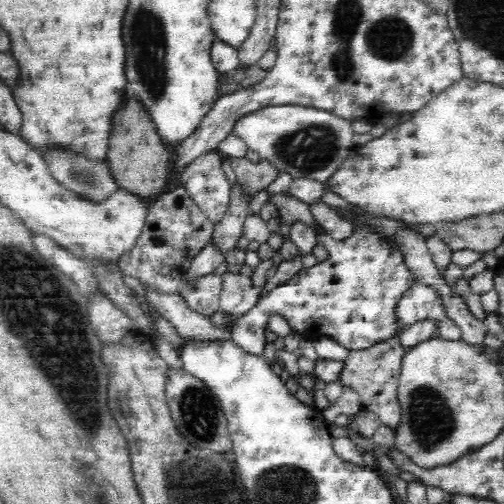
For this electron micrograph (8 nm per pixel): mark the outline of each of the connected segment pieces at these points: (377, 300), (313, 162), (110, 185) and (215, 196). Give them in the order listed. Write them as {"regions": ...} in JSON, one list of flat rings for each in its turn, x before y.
{"regions":[[[362,225,345,240,331,238,320,227,314,232,315,240,328,251,328,258,312,268,302,269,291,280,272,289,266,298,232,323,230,339,246,353,263,354,266,345,263,329,272,314,280,314,291,332,311,339,320,335,330,337,350,351,364,351,400,334,397,303,417,279,406,267,399,249]],[[278,105,261,108,244,115,234,123,232,135,243,140,252,152,257,152,262,159,266,159,274,165,279,172,290,174,291,178,311,178,318,182,326,182,337,171,342,160,356,147,352,143,351,122,342,117,334,116,334,113,326,112,319,108,308,108,298,105]],[[48,150,42,155,50,175,62,187,94,204,105,201,119,188,111,175,107,159,87,159,78,152]],[[218,152,206,153,196,157,186,168,179,174,180,184,186,194,198,208,203,212,213,224,220,222,229,205,230,198,230,181,224,175,220,168,223,156]]]}

